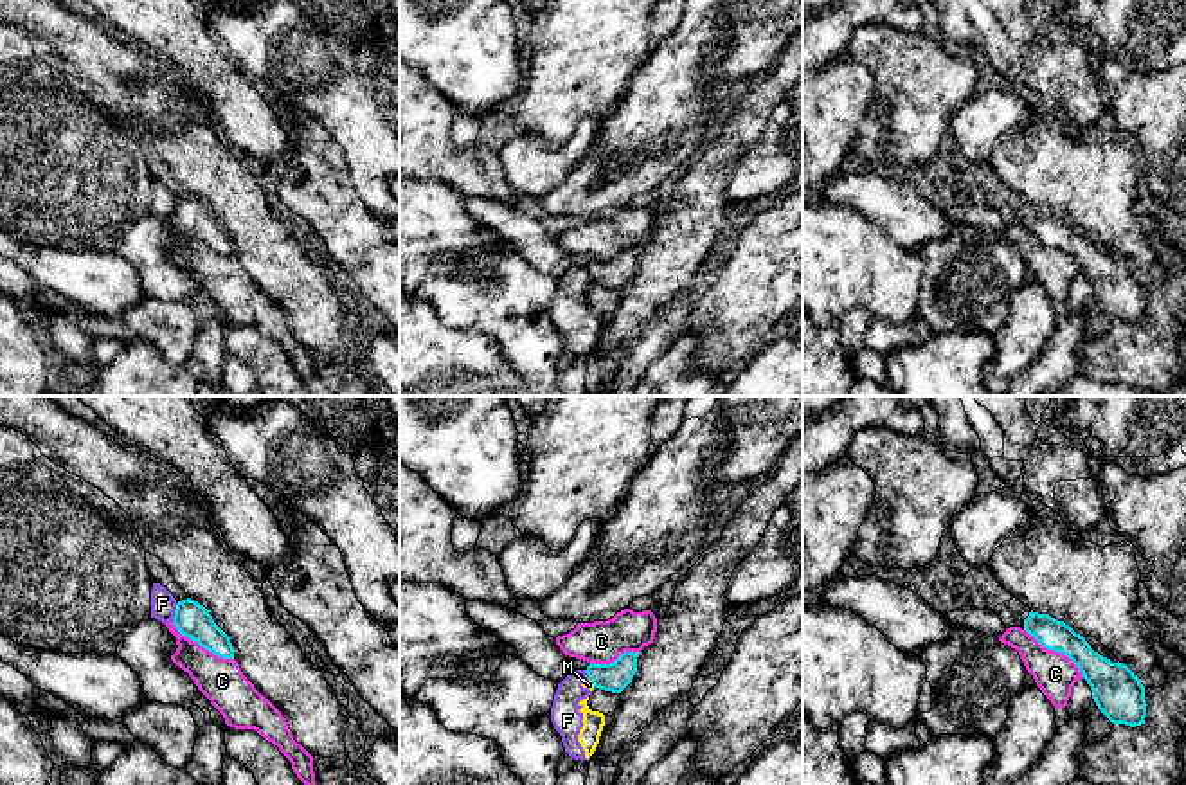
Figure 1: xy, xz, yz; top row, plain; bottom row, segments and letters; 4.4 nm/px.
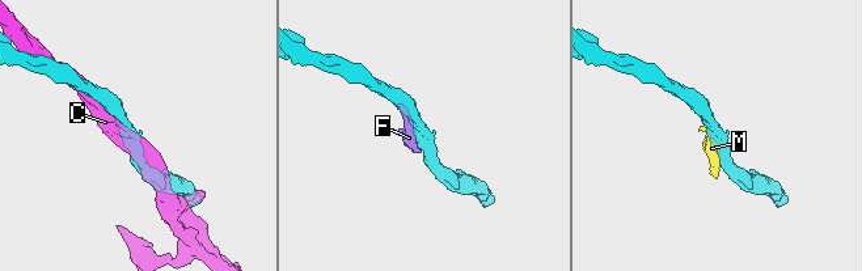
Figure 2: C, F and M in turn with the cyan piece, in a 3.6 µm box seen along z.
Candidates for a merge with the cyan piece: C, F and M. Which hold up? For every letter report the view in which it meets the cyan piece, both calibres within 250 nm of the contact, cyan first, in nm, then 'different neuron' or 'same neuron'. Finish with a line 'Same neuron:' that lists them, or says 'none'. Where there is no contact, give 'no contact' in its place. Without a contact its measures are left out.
C: xy | 160/200 nm | different neuron
F: xy | 160/110 nm | different neuron
M: xz | 130/40 nm | different neuron
Same neuron: none

